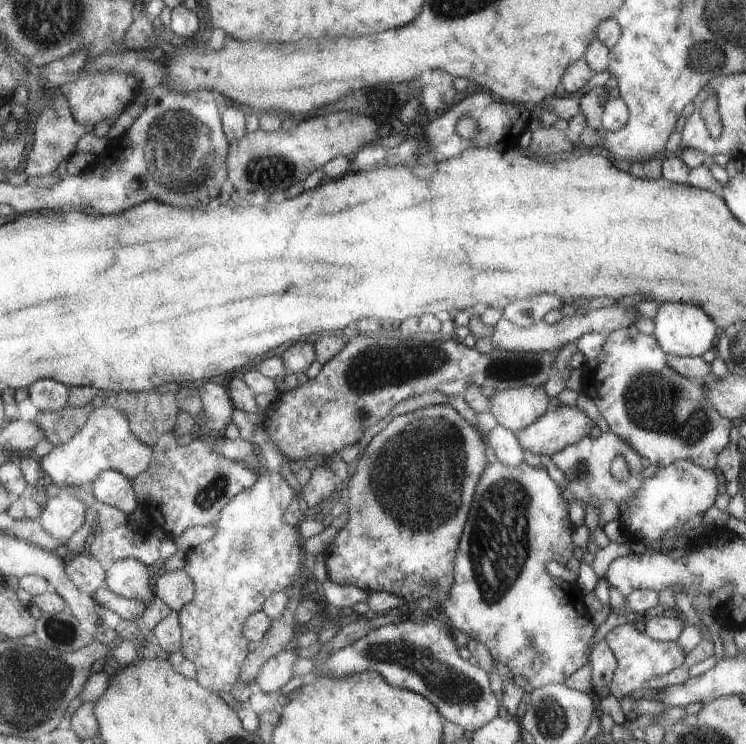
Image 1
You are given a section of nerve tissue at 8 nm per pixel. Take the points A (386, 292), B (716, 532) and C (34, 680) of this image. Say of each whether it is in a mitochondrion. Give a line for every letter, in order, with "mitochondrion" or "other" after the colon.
A: other
B: other
C: mitochondrion

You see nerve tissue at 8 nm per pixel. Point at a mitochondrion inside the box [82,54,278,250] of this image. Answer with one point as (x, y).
(180, 154)

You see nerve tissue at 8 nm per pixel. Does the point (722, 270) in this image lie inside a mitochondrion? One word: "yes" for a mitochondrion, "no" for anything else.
no

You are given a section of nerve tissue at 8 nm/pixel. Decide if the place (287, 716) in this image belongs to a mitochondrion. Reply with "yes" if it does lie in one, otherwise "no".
no

